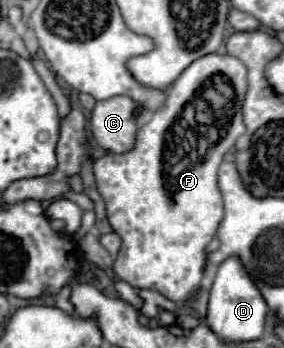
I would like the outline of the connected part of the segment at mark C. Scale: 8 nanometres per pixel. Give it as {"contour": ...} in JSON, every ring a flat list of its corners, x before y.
{"contour":[[114,96,102,100,92,110,92,136,94,140,116,154,124,154,134,148,134,134,138,130,136,120,138,104,128,96]]}

